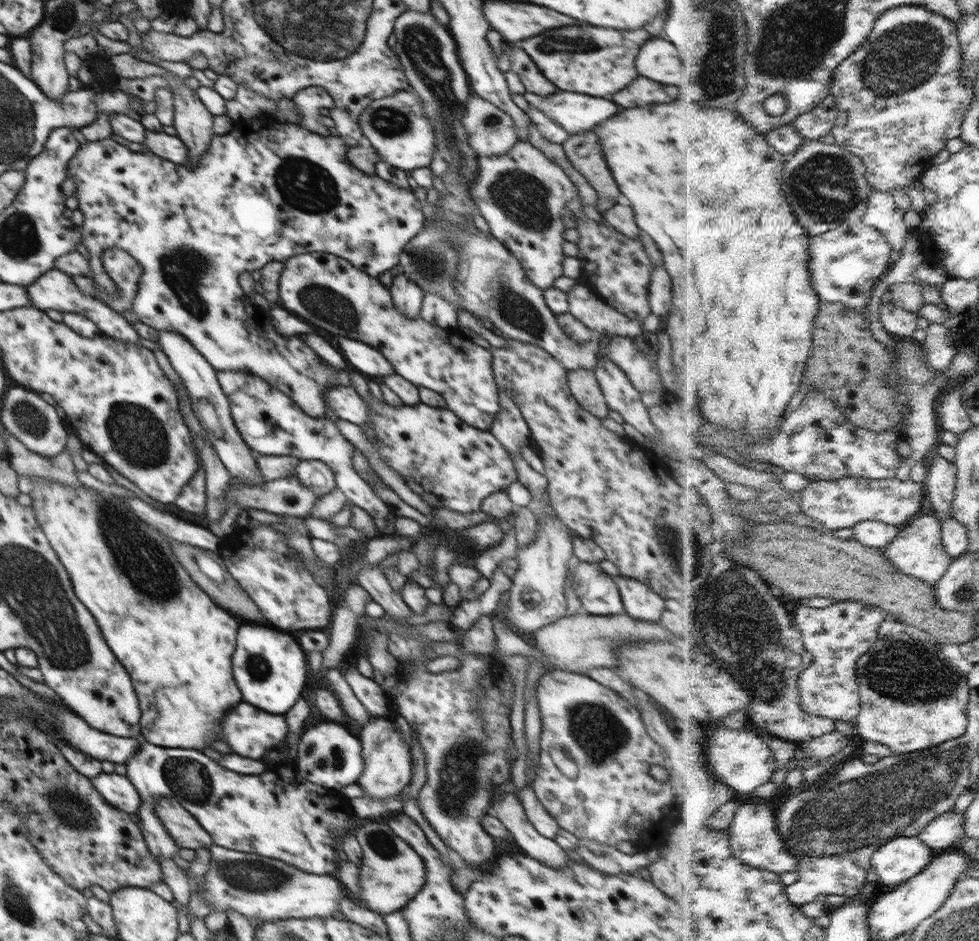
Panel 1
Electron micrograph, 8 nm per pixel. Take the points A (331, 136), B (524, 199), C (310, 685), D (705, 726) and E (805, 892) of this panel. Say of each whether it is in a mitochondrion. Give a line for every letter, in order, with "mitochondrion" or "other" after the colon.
A: other
B: mitochondrion
C: other
D: other
E: other

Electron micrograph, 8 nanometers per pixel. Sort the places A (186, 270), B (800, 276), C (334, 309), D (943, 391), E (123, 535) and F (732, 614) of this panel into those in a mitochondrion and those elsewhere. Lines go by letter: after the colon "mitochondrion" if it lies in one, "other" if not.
A: mitochondrion
B: other
C: mitochondrion
D: other
E: mitochondrion
F: mitochondrion

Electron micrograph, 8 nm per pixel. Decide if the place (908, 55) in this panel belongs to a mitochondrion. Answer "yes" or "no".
yes

